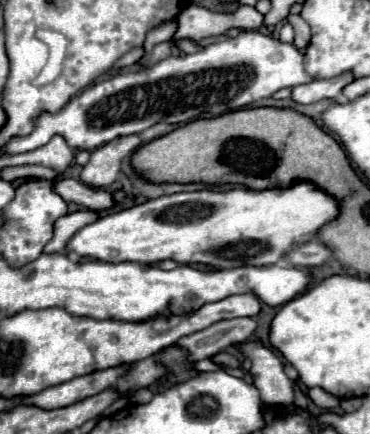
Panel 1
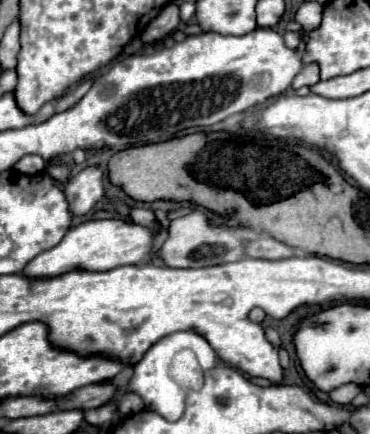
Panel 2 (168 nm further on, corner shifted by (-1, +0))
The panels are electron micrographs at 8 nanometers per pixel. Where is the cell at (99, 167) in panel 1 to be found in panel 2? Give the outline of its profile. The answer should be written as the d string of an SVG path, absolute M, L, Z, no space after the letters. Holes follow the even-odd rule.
M99 166L83 168L65 184L65 196L73 214L87 214L103 194L103 170Z

